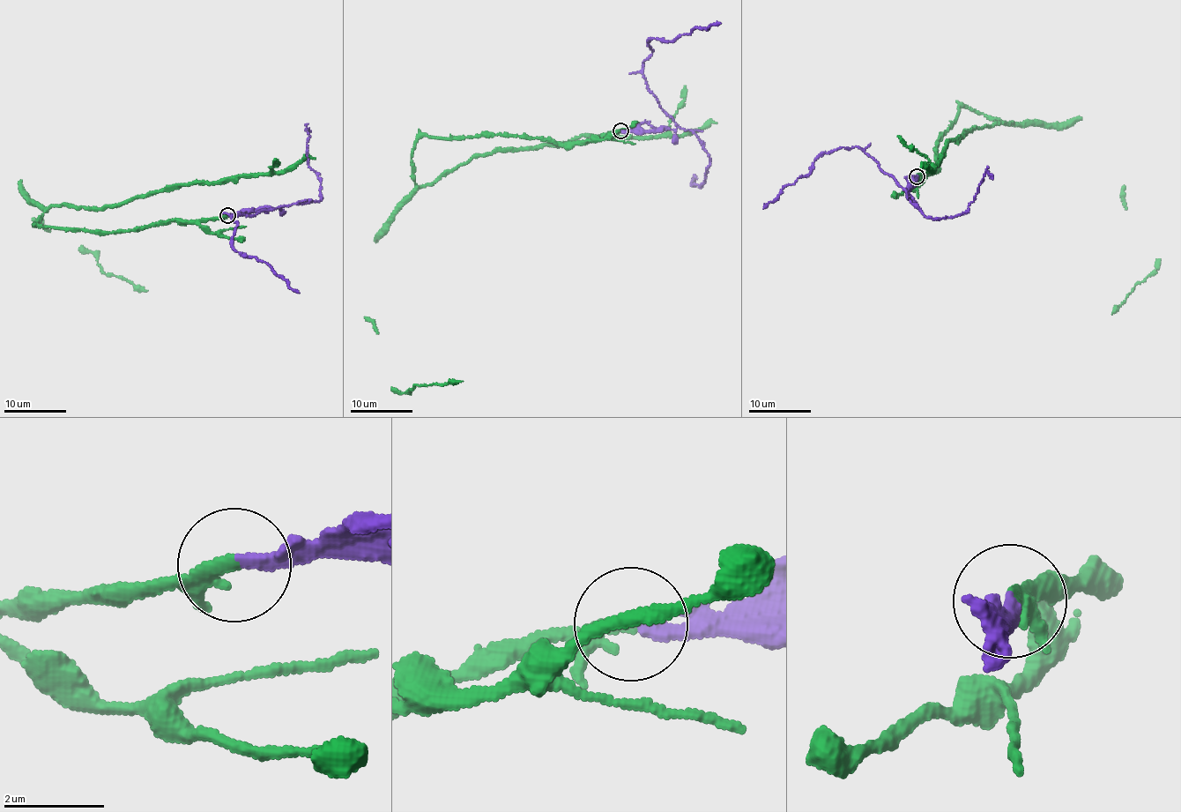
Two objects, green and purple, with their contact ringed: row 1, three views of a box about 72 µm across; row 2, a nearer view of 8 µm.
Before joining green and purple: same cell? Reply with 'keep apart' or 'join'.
keep apart

